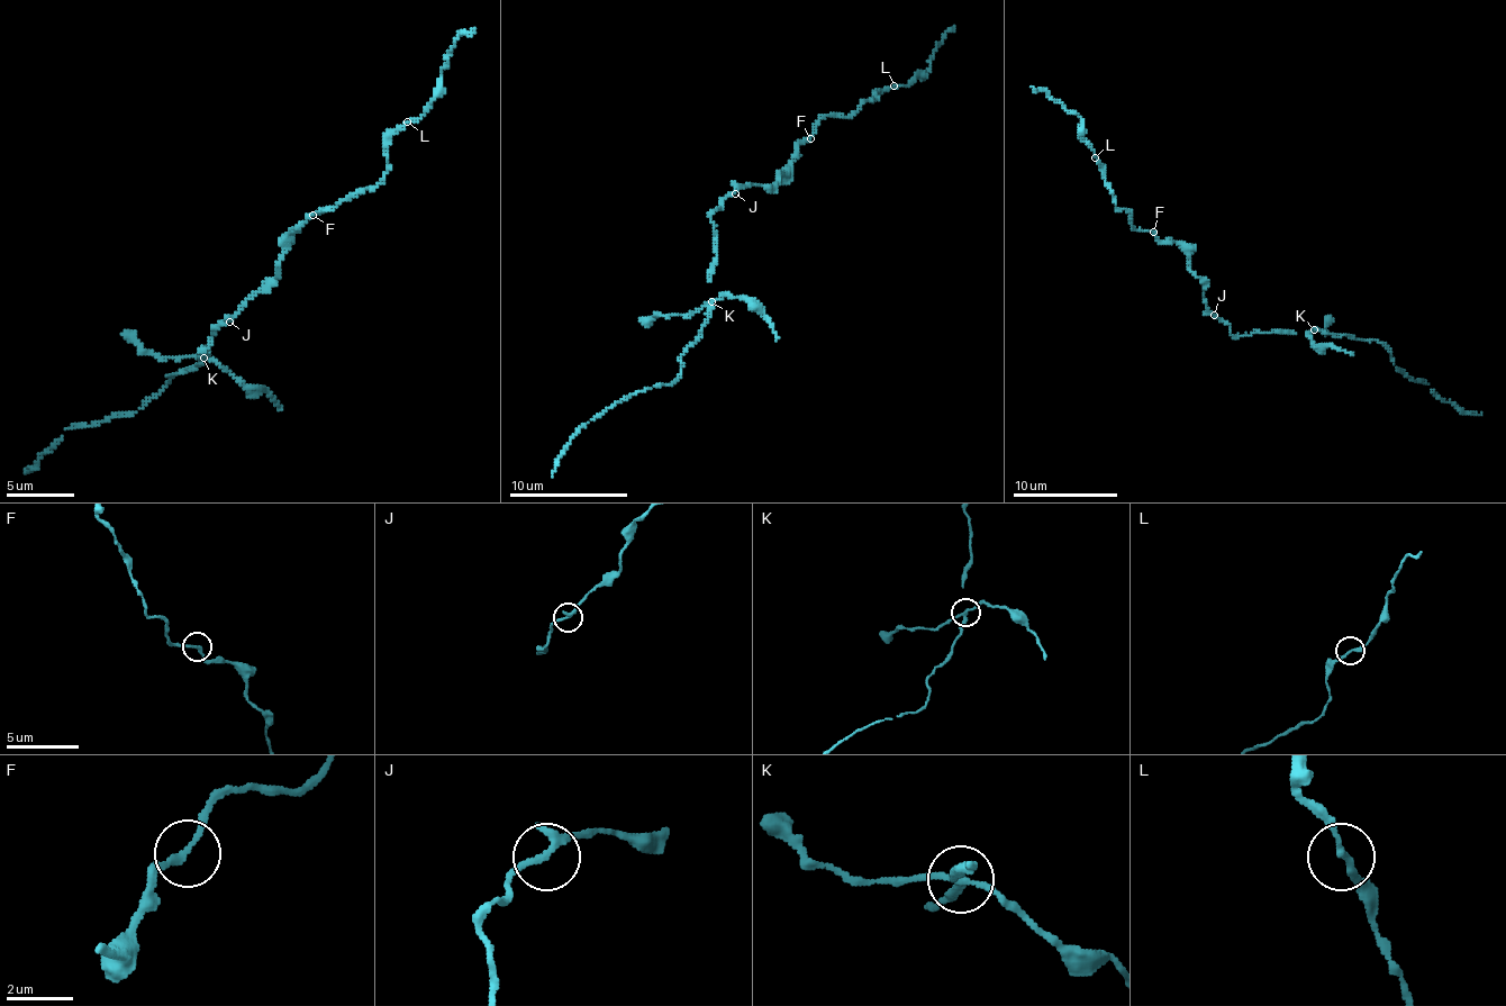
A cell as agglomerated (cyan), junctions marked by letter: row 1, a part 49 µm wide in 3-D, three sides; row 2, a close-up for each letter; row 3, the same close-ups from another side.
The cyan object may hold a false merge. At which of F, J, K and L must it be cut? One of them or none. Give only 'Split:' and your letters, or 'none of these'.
Split: K

